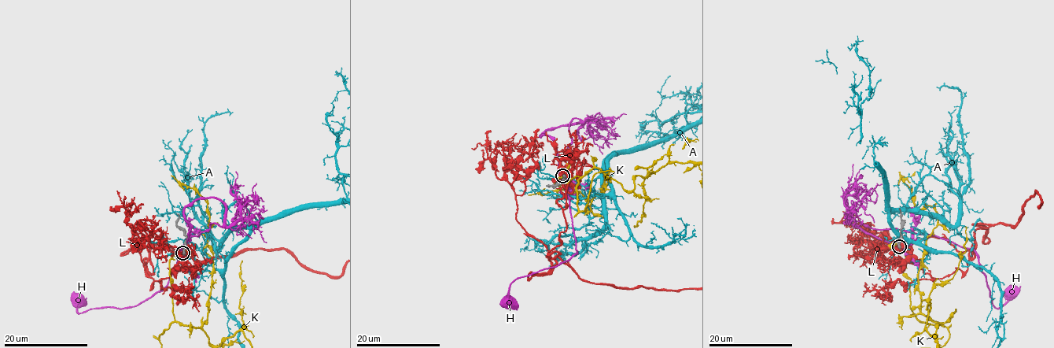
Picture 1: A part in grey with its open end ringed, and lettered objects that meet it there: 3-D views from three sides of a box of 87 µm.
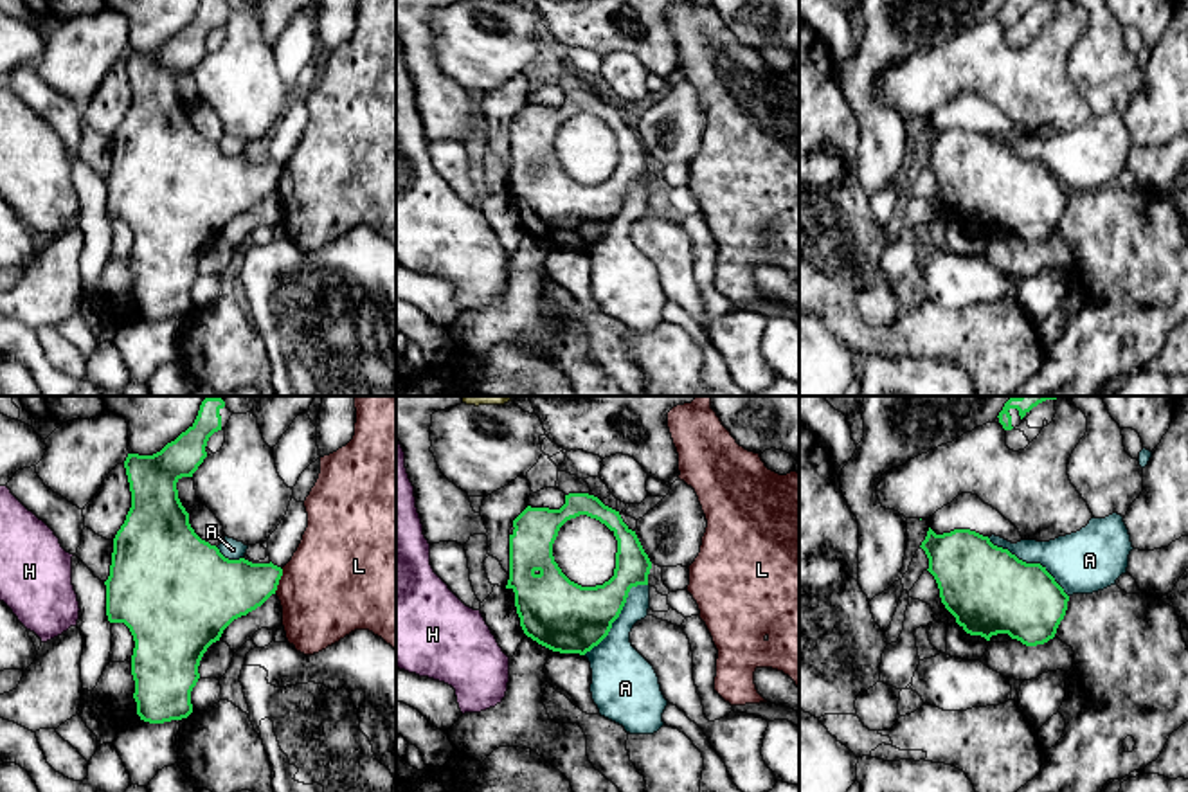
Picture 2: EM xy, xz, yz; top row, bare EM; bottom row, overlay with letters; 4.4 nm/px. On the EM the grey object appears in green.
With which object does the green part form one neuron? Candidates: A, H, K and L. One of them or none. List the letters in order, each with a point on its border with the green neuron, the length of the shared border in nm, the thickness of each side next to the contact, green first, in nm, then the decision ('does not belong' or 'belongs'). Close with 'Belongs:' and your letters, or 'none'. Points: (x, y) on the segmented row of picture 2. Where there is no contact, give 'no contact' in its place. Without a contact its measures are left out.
A: contact yz (1030, 564); length 460 nm; calibres 380 and 280 nm; does not belong
H: no contact; belongs
K: no contact; does not belong
L: contact xy (278, 582); length 120 nm; calibres 280 and 440 nm; does not belong
Belongs: H

